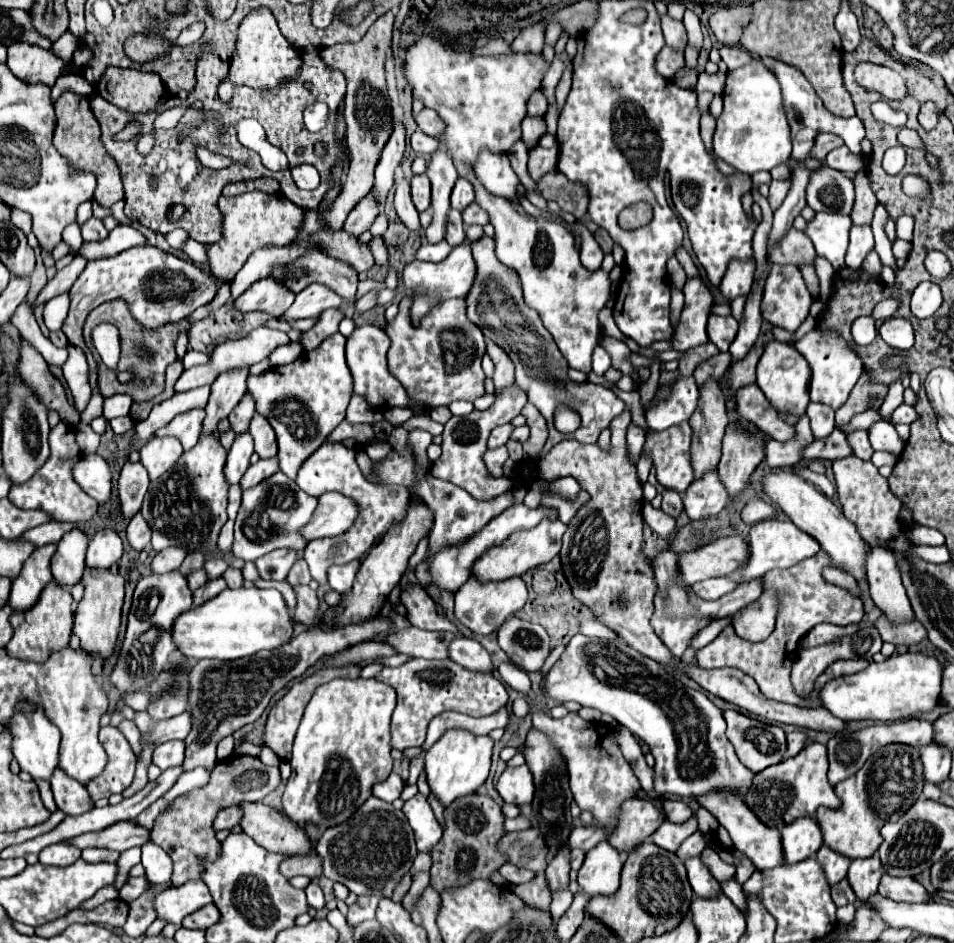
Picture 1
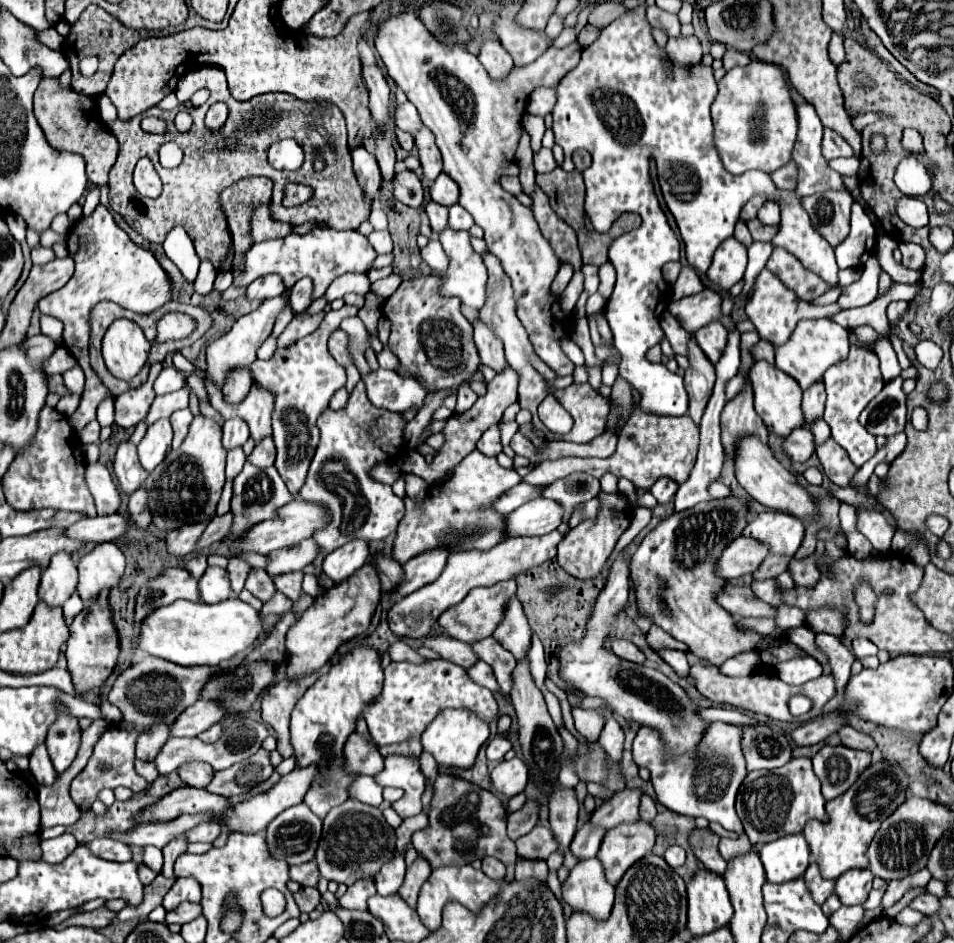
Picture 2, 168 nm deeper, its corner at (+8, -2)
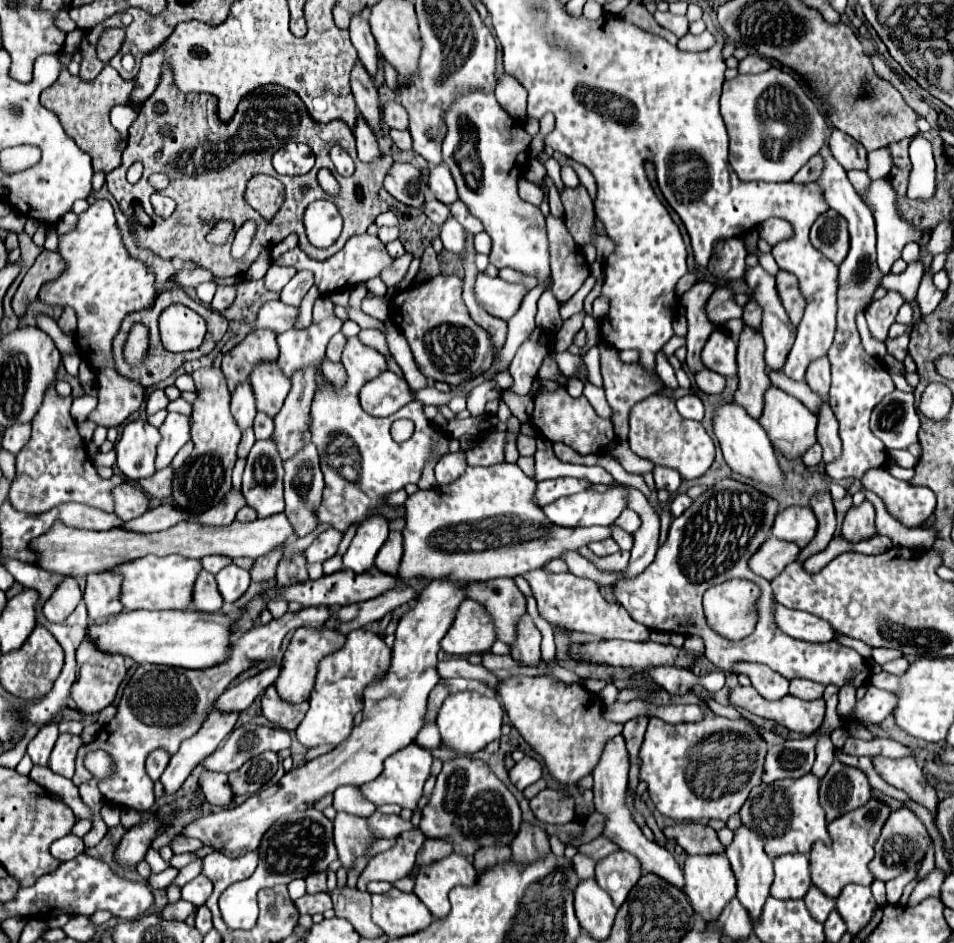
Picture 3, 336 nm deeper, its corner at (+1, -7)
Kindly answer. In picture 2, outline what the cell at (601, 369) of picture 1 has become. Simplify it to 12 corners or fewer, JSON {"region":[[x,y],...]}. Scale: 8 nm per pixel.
{"region":[[564,341],[564,353],[574,365],[584,365],[584,353],[570,341]]}

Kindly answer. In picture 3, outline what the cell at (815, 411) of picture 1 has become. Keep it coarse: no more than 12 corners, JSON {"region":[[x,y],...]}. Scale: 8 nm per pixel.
{"region":[[821,358],[807,370],[805,382],[821,398],[829,396],[829,360]]}

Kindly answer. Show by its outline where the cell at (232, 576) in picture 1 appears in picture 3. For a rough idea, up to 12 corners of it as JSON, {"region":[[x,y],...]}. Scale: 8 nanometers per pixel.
{"region":[[283,550],[257,558],[249,570],[251,582],[275,578]]}

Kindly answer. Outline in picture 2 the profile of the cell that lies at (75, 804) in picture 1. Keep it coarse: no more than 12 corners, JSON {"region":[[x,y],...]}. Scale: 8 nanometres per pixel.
{"region":[[38,745],[30,757],[36,783],[52,785],[56,771],[46,745]]}

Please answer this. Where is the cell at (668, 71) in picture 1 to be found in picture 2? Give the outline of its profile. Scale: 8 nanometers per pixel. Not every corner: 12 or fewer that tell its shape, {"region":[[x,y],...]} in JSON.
{"region":[[670,37],[666,51],[678,63],[702,59],[702,45],[692,37]]}

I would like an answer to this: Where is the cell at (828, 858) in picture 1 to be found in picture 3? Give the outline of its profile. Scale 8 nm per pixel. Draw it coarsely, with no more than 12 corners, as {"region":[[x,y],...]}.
{"region":[[809,888],[805,900],[813,918],[825,922],[835,900],[819,888]]}

